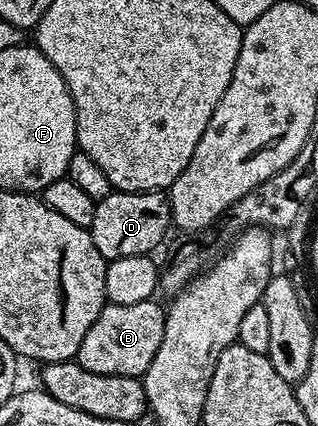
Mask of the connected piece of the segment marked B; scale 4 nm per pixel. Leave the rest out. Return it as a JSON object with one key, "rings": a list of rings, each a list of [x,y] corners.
{"rings":[[[157,300],[140,302],[139,304],[107,304],[99,312],[95,324],[83,336],[83,344],[79,344],[79,352],[75,361],[87,372],[95,372],[99,376],[127,376],[128,378],[141,378],[151,368],[151,360],[155,360],[155,352],[159,352],[159,344],[163,340],[165,331],[166,311]]]}

